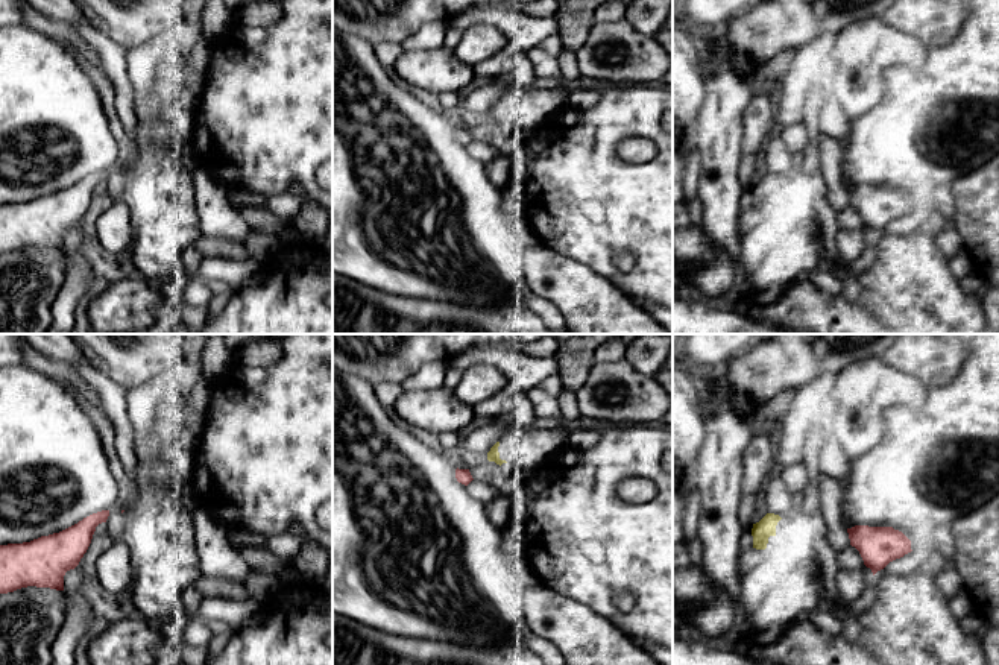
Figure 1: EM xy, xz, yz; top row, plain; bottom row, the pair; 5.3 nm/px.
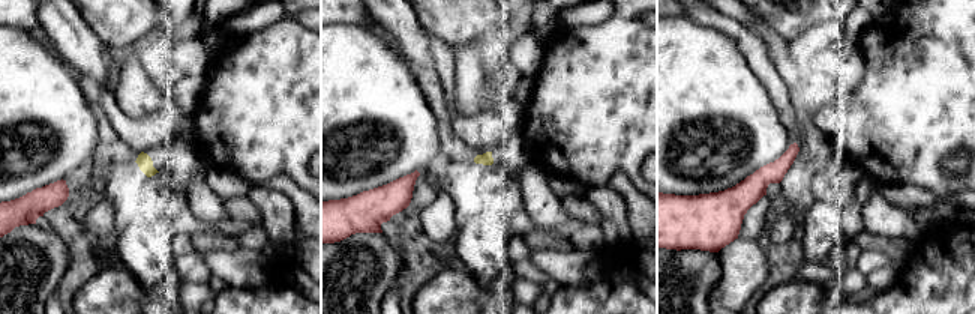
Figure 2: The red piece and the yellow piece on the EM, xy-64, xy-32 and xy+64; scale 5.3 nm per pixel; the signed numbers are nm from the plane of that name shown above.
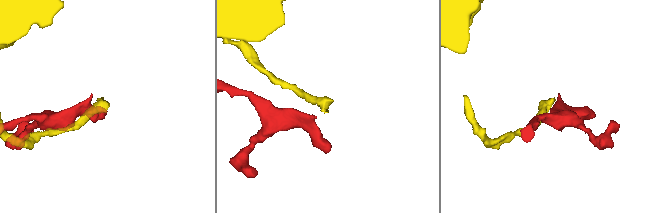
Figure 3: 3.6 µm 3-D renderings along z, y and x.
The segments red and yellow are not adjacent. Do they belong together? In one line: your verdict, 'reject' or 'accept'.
reject

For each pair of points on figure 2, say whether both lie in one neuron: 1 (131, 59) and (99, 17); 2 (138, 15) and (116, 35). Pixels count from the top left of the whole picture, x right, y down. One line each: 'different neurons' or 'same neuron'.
1: different neurons
2: same neuron

